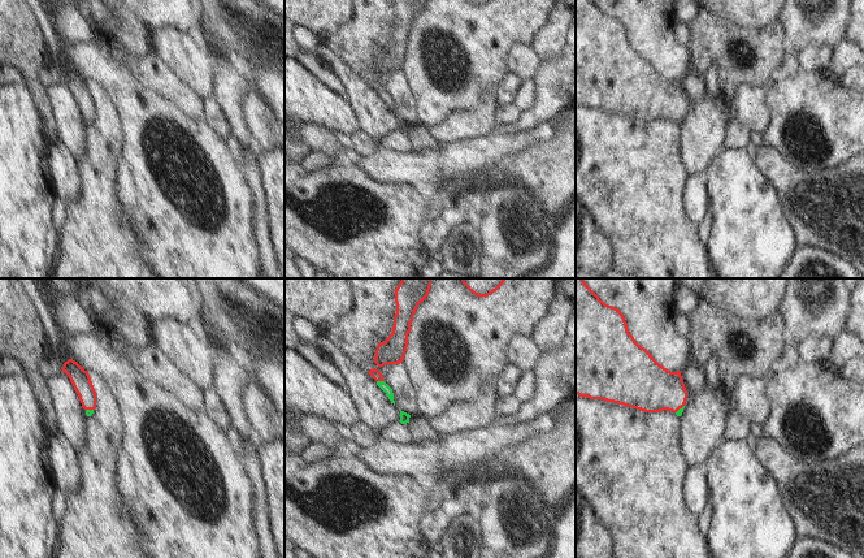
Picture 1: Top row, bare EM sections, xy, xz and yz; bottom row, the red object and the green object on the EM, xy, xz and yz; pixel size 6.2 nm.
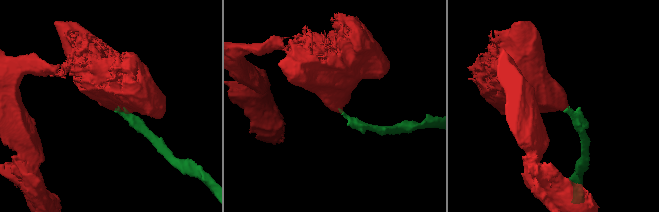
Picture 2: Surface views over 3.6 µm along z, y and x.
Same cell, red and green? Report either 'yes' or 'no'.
yes

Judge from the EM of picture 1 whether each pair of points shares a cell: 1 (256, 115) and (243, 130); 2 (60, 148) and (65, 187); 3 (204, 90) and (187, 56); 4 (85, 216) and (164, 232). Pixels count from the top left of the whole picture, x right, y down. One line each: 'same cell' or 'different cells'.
1: different cells
2: same cell
3: same cell
4: different cells

